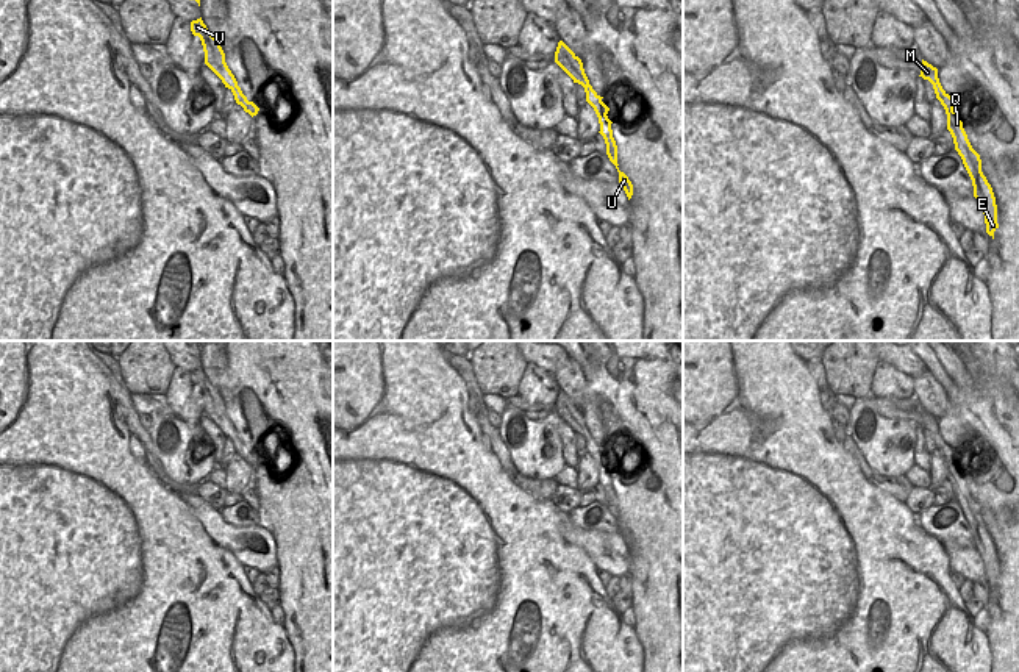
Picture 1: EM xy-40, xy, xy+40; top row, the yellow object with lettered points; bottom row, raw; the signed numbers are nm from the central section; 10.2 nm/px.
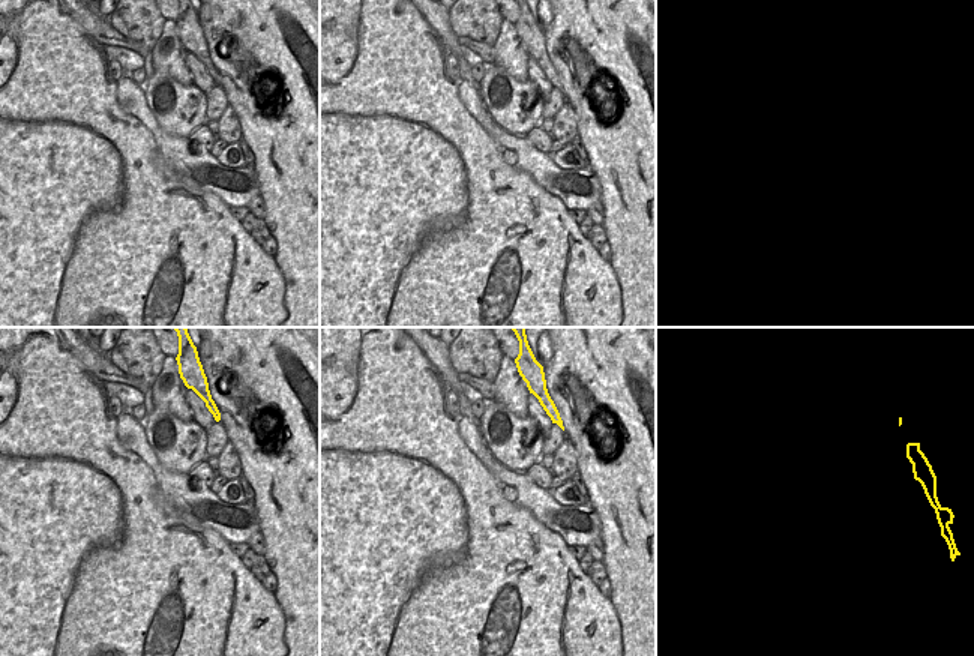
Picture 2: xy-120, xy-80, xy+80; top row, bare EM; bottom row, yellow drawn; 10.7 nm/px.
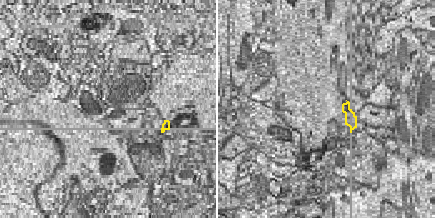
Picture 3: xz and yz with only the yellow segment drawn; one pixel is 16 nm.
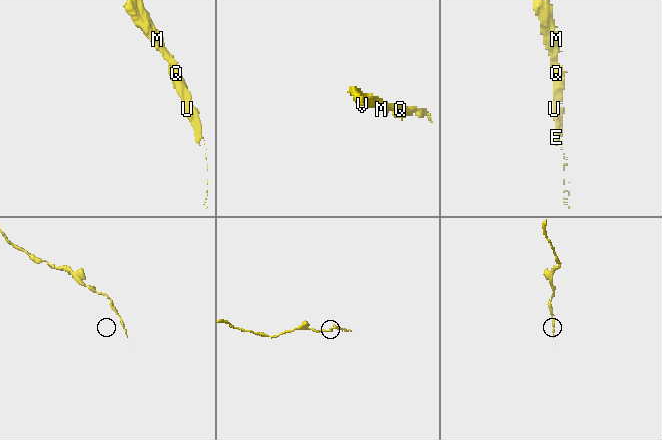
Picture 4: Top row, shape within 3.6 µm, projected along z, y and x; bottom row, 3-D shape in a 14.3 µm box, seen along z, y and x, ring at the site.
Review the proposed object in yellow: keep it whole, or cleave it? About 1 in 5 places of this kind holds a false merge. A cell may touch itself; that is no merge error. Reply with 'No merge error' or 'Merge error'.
No merge error

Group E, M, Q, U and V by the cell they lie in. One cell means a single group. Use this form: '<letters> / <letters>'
E M Q U V

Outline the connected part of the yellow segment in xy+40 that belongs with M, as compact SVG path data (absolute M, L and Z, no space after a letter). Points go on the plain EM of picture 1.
M922 409L921 425L933 434L936 449L946 459L947 480L950 481L955 494L955 500L963 509L963 514L972 530L974 547L980 553L985 564L986 583L994 589L994 581L999 578L997 574L997 555L991 534L981 522L980 505L972 499L967 484L963 478L963 472L958 469L958 461L953 458L953 449L942 439L938 419Z

